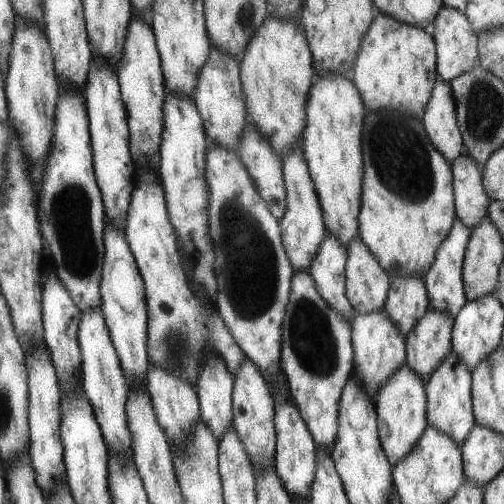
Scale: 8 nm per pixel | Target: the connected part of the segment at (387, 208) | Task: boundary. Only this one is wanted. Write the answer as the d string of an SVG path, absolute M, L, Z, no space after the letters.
M387 109L371 110L363 117L361 160L363 178L357 214L361 242L377 258L389 281L399 276L422 277L432 265L433 254L447 236L456 217L450 164L435 150L422 123L409 114Z

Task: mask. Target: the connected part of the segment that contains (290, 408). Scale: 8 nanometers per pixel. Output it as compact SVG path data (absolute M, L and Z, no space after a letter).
M279 384L271 393L275 414L273 424L275 428L275 454L272 464L274 465L275 474L279 476L279 482L283 484L283 490L290 496L290 500L308 500L309 488L313 482L315 474L315 453L316 446L311 434L307 430L294 400L290 397L290 392Z

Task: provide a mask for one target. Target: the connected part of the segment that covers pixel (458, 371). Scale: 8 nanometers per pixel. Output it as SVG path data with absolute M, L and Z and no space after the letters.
M449 352L443 362L435 367L429 374L429 378L424 381L424 391L426 396L426 421L427 425L451 438L457 446L461 446L467 438L471 427L474 425L472 413L470 372L463 362L452 352Z

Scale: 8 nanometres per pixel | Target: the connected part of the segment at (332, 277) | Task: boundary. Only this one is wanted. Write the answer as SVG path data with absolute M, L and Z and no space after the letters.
M326 234L307 272L315 282L317 294L323 297L327 306L331 306L331 310L335 310L347 322L351 322L355 312L345 296L343 274L345 260L346 249L341 246L341 242L337 242L333 234Z

